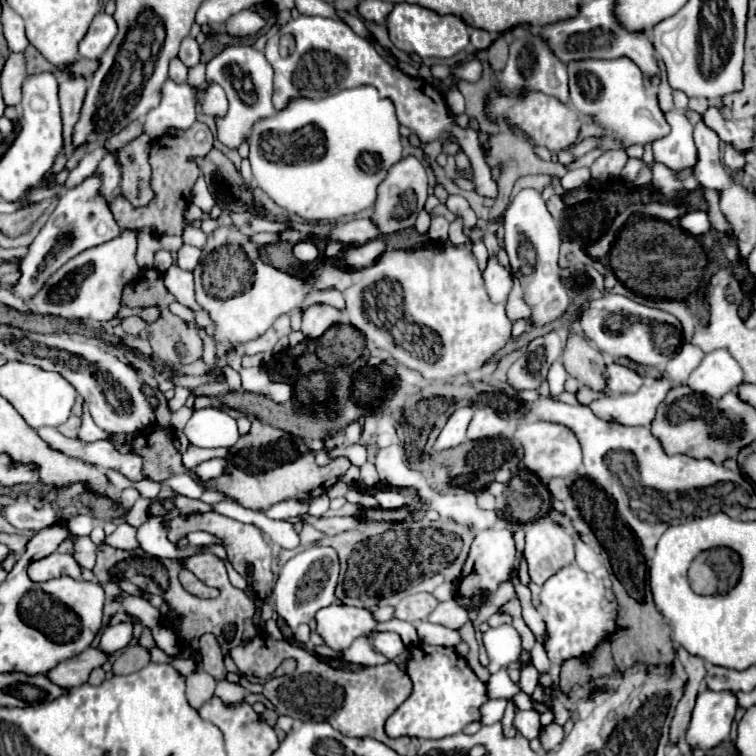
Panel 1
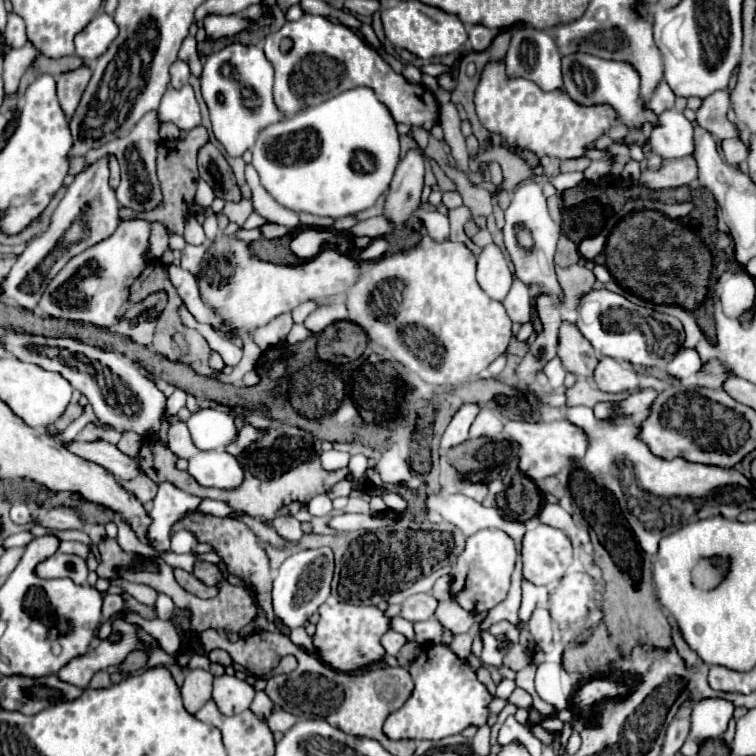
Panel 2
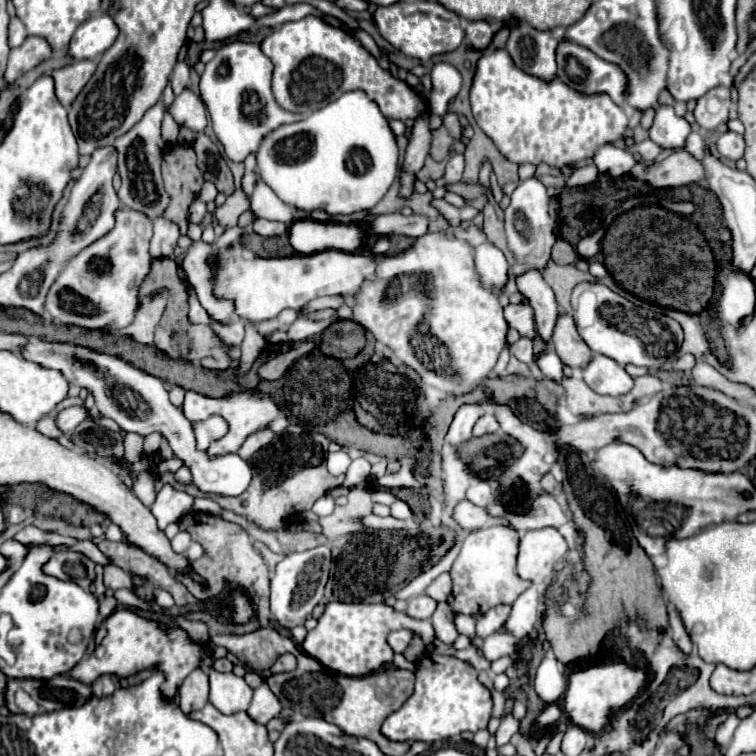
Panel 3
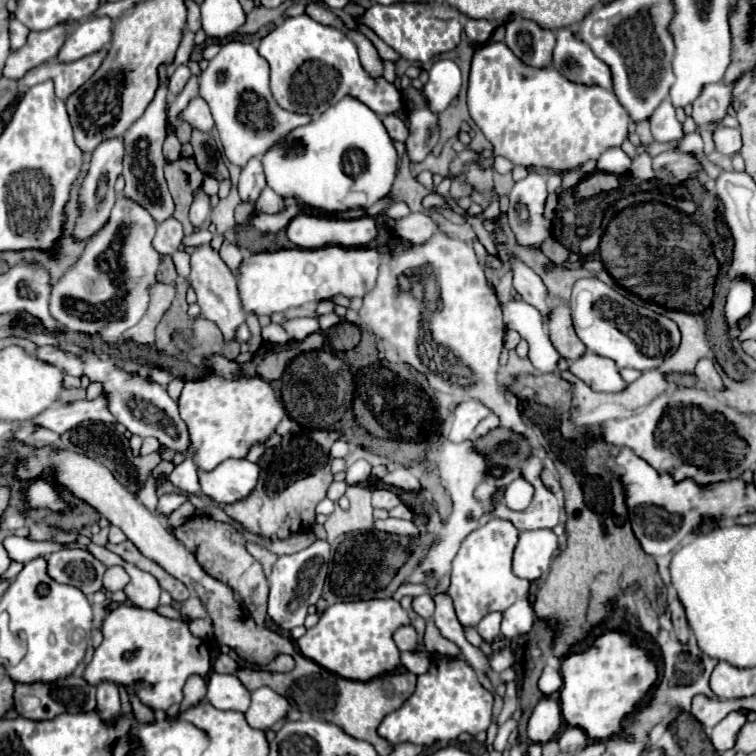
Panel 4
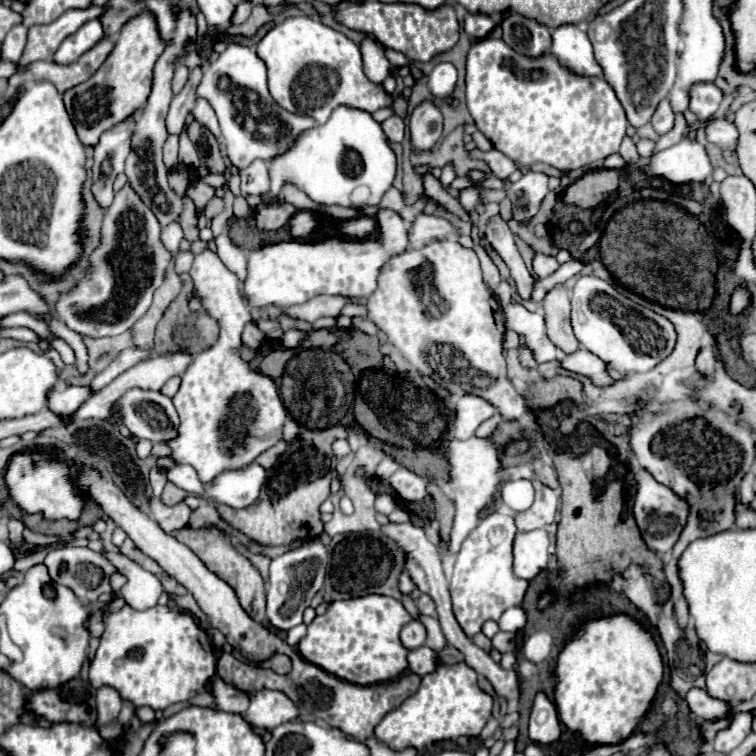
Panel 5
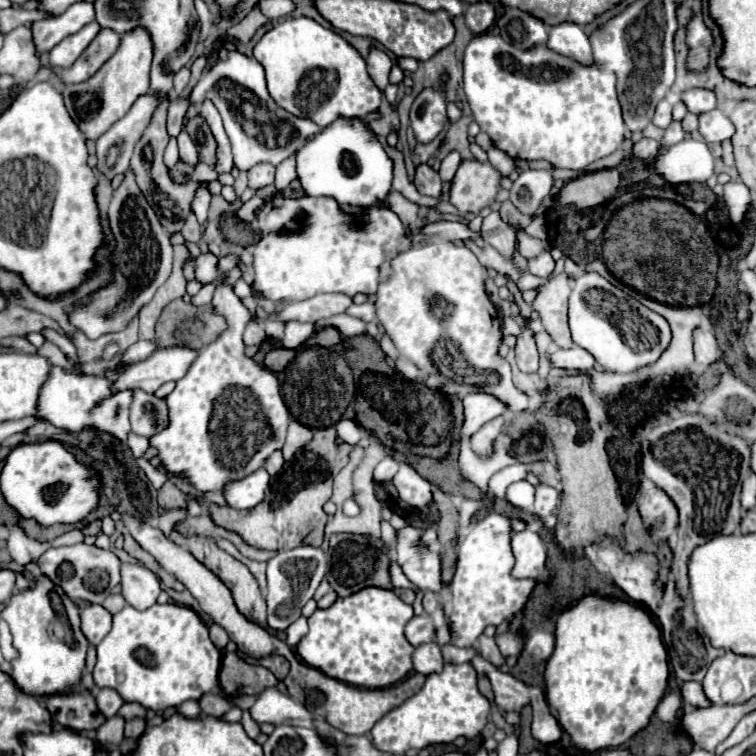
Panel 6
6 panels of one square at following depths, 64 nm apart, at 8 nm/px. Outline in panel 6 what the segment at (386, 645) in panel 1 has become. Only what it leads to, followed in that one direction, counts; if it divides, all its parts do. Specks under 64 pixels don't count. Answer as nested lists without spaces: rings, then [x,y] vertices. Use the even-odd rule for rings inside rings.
[[[428,614],[414,616],[414,618],[406,624],[404,636],[406,636],[406,640],[408,640],[414,648],[420,646],[420,644],[432,642],[432,640],[434,640],[434,624],[432,624],[432,618],[430,618]]]

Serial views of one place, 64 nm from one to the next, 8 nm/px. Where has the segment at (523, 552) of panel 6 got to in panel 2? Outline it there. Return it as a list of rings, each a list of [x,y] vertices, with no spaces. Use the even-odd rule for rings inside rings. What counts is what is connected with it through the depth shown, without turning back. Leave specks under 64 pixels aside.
[[[532,522],[522,540],[524,578],[536,586],[558,580],[572,564],[572,544],[568,536],[542,522]]]

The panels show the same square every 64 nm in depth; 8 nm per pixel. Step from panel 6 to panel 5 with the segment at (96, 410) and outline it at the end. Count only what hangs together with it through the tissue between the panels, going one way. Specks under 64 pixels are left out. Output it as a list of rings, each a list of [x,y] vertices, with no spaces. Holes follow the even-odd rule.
[[[60,384],[60,386],[56,386],[48,394],[48,406],[50,406],[52,412],[68,418],[88,398],[90,398],[90,388],[84,388],[84,386],[64,386],[64,384]]]

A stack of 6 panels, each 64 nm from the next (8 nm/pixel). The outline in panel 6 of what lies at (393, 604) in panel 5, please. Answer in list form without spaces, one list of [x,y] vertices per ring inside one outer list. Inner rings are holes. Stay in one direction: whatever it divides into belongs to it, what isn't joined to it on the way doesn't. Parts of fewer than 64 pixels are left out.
[[[364,588],[348,598],[338,598],[330,608],[308,618],[310,632],[298,642],[302,660],[324,674],[362,688],[386,688],[412,670],[414,648],[404,640],[404,626],[414,616],[412,606],[382,588]]]

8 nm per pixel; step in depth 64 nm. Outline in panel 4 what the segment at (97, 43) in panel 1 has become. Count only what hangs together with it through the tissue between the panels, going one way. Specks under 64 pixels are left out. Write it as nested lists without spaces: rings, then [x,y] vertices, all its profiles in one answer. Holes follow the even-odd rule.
[[[96,16],[96,18],[82,20],[74,28],[74,32],[70,32],[70,36],[66,38],[58,54],[58,60],[72,62],[88,54],[100,52],[108,46],[110,38],[112,38],[112,20],[108,16]]]

